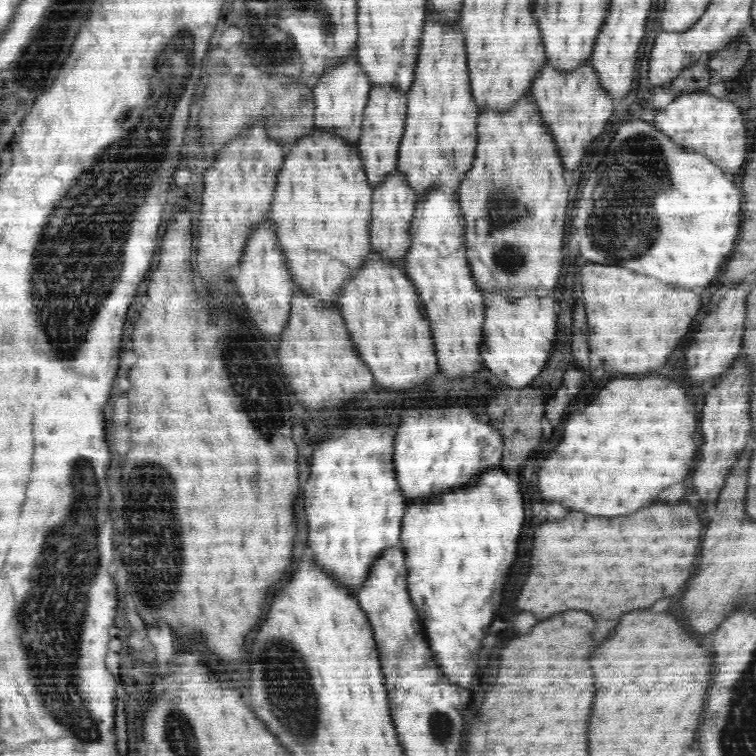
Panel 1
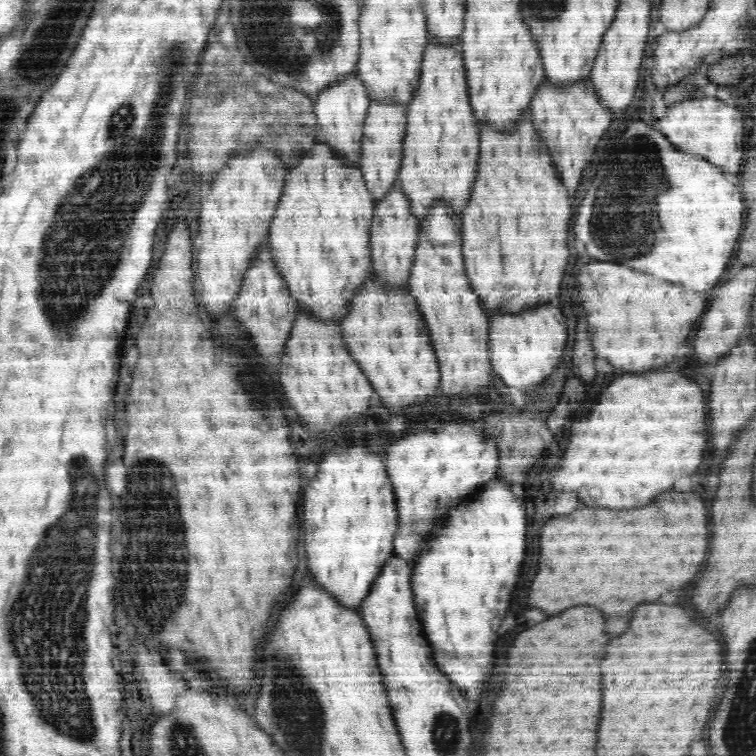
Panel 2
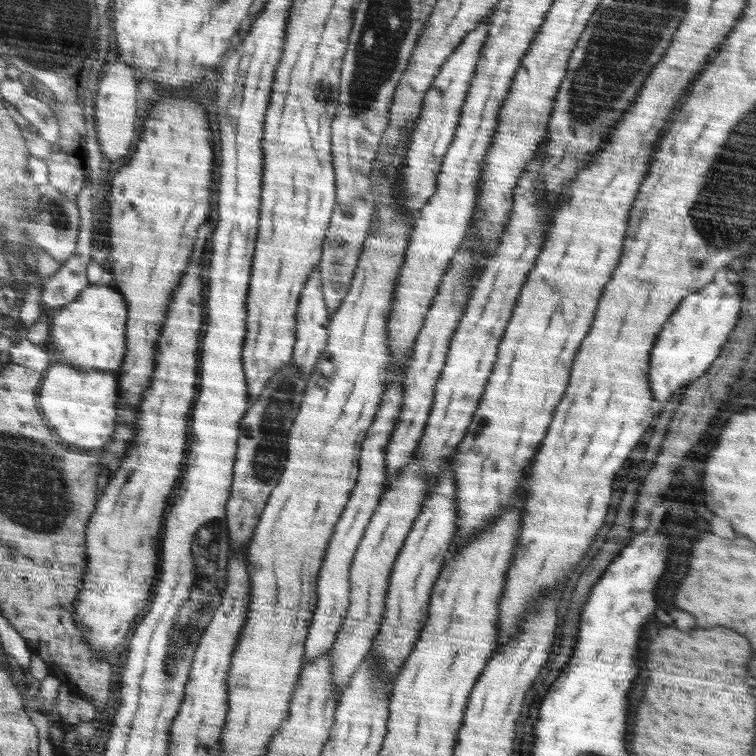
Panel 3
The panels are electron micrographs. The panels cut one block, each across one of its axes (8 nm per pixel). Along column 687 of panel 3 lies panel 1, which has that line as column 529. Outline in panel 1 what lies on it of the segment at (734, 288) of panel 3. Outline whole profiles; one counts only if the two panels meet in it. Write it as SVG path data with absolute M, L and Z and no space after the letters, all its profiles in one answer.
M530 296L530 302L522 306L510 306L510 302L485 302L485 336L482 340L482 361L499 384L509 388L532 386L534 378L544 370L552 350L557 330L558 308L552 298Z

